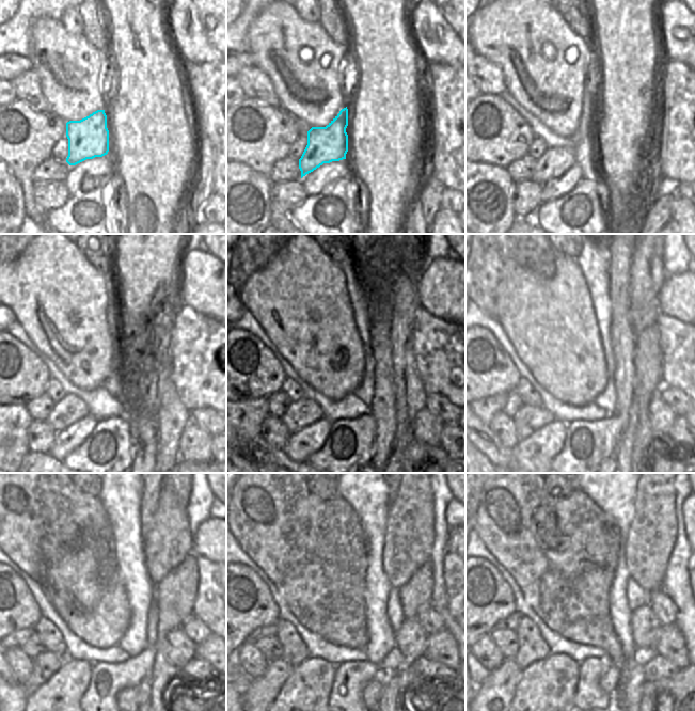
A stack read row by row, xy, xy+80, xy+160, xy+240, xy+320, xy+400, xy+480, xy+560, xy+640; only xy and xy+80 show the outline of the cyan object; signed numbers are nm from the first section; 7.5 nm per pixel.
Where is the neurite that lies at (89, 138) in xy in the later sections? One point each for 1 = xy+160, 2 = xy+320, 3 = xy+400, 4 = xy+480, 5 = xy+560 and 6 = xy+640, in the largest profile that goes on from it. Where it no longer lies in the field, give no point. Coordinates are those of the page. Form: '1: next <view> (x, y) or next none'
1: next xy+160 (555, 161)
2: next xy+320 (303, 412)
3: next xy+400 (528, 420)
4: next xy+480 (46, 664)
5: next xy+560 (264, 690)
6: next xy+640 (499, 689)

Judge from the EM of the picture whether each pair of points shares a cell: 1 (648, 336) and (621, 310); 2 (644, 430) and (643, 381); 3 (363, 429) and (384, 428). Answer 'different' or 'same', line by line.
1: different
2: same
3: different

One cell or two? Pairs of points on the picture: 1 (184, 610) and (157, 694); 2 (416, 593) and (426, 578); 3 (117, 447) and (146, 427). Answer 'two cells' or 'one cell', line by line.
1: one cell
2: one cell
3: two cells

